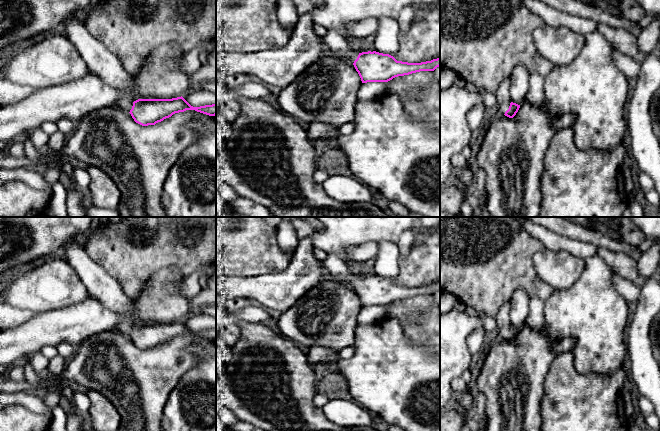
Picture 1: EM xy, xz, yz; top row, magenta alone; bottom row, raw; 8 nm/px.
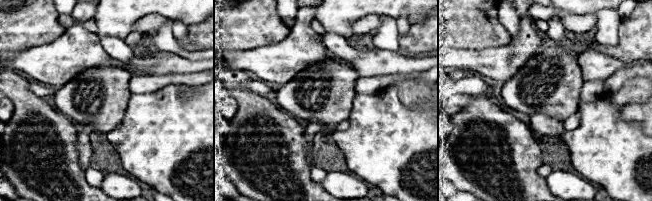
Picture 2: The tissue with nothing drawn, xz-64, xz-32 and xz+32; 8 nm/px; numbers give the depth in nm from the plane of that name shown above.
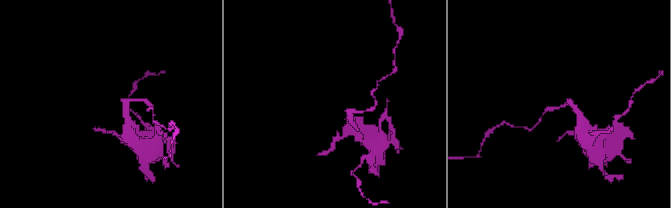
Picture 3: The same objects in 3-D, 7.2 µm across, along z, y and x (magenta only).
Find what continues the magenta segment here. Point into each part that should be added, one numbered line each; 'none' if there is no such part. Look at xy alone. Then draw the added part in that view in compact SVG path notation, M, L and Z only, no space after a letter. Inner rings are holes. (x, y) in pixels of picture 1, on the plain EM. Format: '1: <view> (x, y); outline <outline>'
1: xy (99, 284); outline M70 238L63 247L65 261L75 270L88 294L120 315L115 331L130 336L133 326L139 322L133 314L136 311L134 304L127 298L120 284L87 255L76 238Z

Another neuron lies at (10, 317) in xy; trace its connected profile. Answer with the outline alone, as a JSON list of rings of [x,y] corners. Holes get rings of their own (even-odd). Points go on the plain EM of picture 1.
[[[0,303],[0,330],[15,328],[30,320],[35,313],[26,309],[13,307],[7,303]]]

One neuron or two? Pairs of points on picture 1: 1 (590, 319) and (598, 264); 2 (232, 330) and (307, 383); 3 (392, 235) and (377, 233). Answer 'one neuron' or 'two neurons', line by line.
1: one neuron
2: two neurons
3: one neuron

